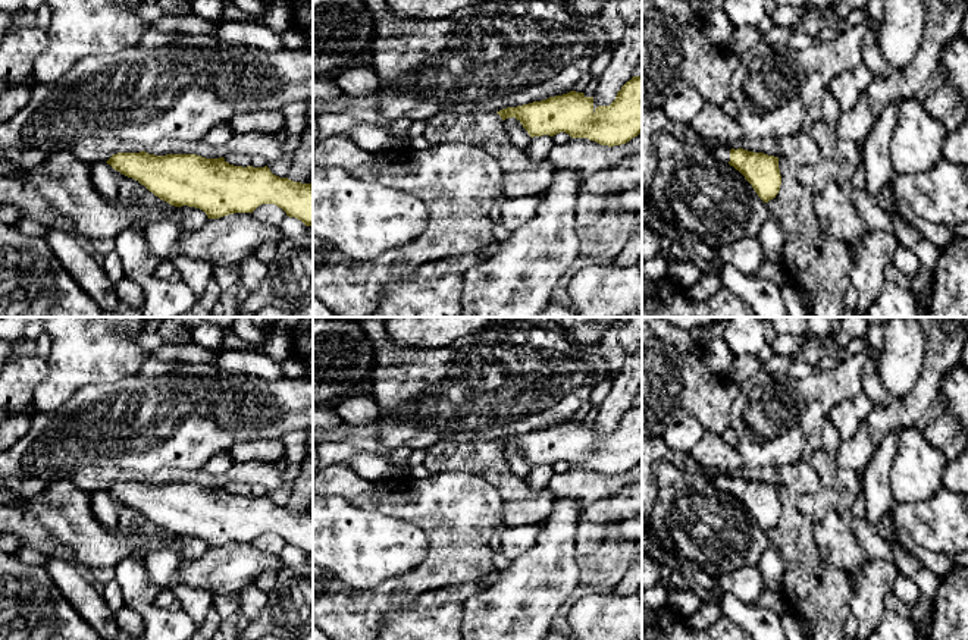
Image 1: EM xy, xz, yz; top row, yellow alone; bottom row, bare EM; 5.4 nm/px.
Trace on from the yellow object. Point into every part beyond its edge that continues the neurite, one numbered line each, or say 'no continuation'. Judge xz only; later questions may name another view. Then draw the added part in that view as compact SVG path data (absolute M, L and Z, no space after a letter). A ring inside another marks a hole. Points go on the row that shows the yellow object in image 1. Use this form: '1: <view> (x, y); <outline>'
no continuation

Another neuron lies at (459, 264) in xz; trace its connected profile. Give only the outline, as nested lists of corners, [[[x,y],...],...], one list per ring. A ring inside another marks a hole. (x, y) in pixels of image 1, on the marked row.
[[[477,251],[464,255],[441,258],[438,261],[429,261],[422,264],[416,270],[416,276],[426,277],[426,279],[439,279],[447,274],[461,276],[464,272],[467,272],[473,266],[477,266],[485,258],[486,255]]]

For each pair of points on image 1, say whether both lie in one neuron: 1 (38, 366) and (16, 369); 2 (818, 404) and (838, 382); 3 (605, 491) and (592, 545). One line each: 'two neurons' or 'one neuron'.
1: one neuron
2: one neuron
3: two neurons

